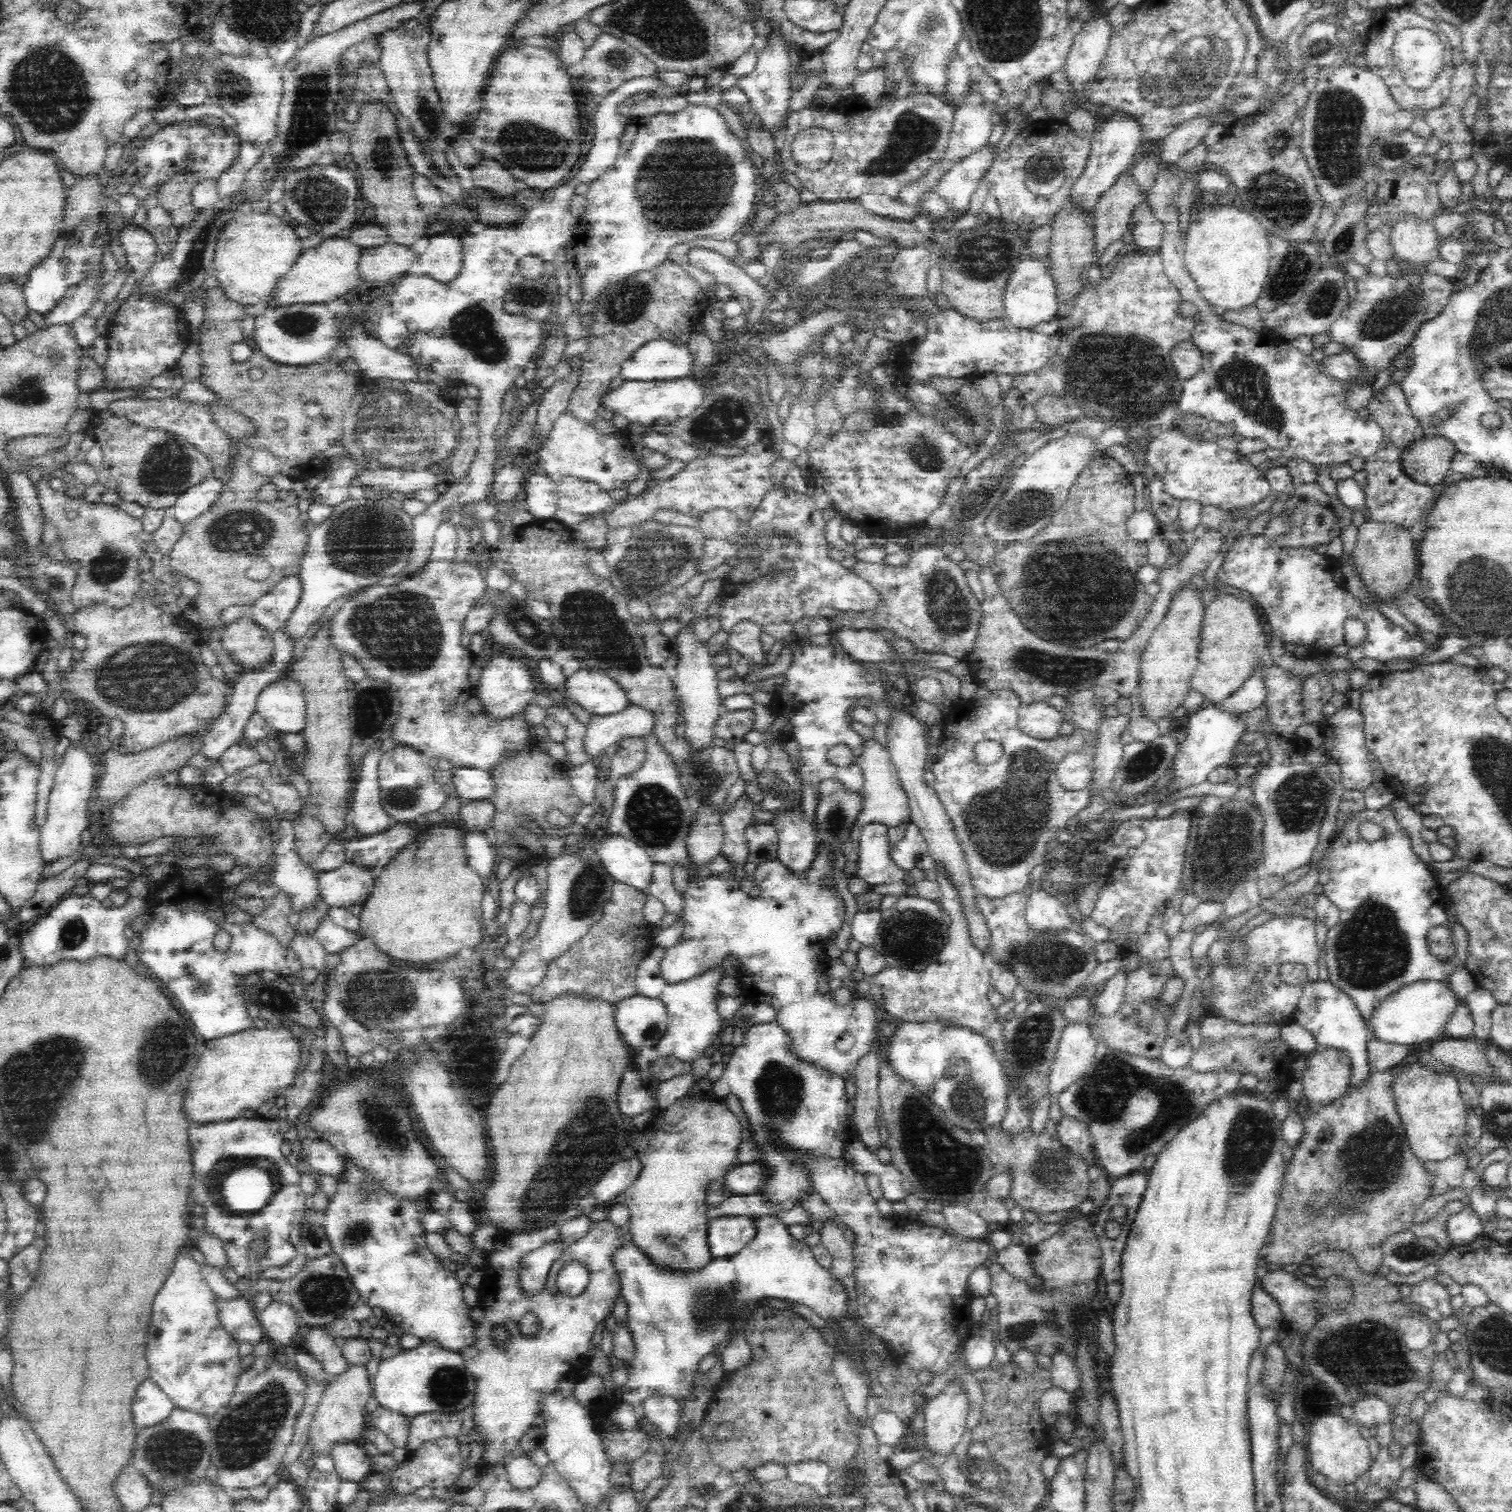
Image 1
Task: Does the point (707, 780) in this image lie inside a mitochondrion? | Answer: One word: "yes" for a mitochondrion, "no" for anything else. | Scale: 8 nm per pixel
yes

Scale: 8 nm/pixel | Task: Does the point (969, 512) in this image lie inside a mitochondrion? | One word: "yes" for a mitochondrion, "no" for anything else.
yes

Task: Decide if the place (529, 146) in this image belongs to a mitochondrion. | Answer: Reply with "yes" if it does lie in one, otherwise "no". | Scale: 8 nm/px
yes

